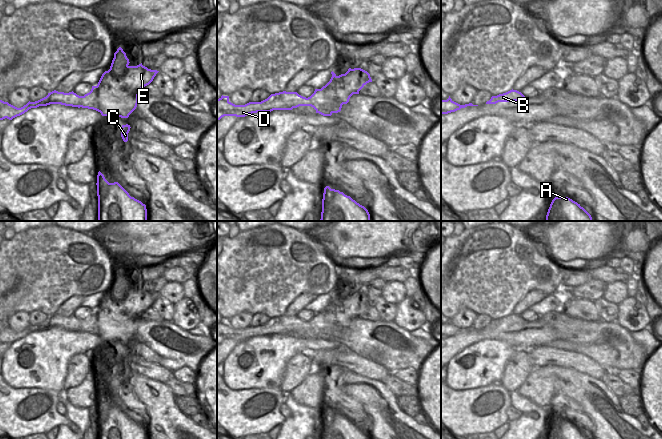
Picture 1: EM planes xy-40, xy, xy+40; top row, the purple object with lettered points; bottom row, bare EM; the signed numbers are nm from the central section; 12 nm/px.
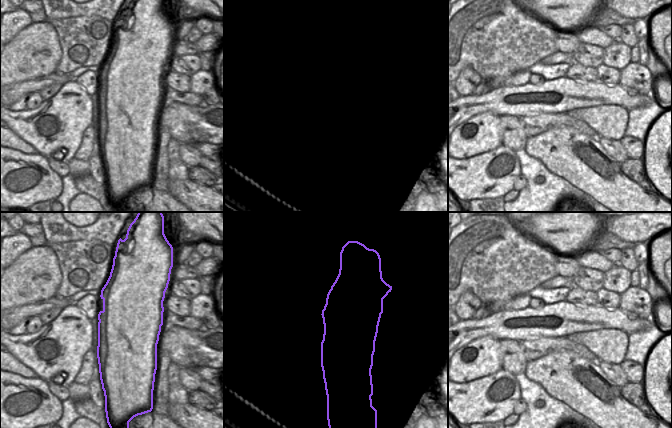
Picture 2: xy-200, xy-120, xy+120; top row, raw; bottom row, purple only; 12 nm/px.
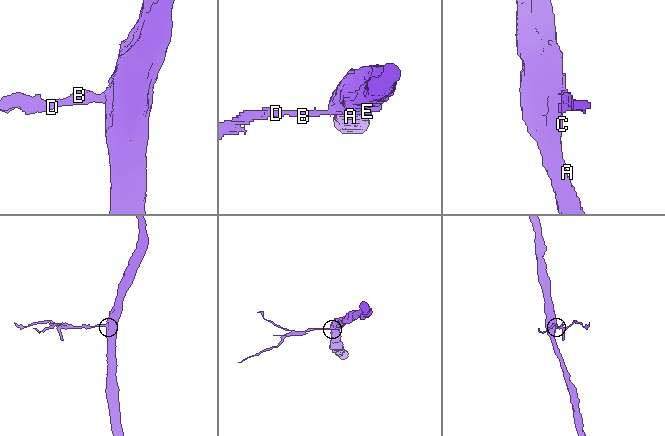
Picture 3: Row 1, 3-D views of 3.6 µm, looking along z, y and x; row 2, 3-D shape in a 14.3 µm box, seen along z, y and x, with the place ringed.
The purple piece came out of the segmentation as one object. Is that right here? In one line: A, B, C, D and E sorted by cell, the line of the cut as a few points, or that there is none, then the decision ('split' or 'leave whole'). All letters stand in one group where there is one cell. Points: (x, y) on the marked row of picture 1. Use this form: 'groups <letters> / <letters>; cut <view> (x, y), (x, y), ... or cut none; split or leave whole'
groups A C E / B D; cut xy-40 (79, 96), (81, 106); split

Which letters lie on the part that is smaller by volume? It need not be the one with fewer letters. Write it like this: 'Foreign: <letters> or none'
Foreign: B, D.

